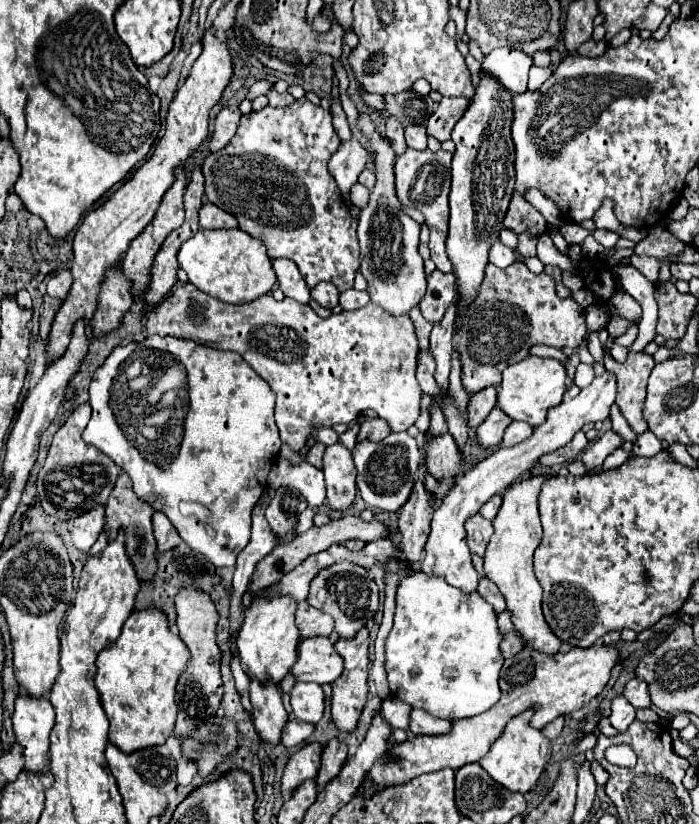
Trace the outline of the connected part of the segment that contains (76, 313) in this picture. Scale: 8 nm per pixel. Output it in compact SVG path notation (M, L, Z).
M207 30L203 36L203 52L195 60L189 78L177 90L171 102L165 134L161 142L157 144L153 156L145 164L141 164L135 170L135 174L119 190L115 190L101 206L87 212L87 216L83 218L75 234L75 240L73 240L75 260L71 266L73 286L51 324L49 342L47 342L47 362L53 362L59 356L63 356L71 340L73 324L77 320L85 320L85 334L87 334L87 340L91 340L93 334L91 334L89 320L95 312L97 292L99 292L103 274L125 256L131 240L137 238L137 234L141 234L141 230L153 220L157 212L157 204L161 204L163 192L169 188L169 184L173 184L173 170L177 166L183 166L191 158L191 152L207 138L209 112L219 102L225 86L231 80L231 74L233 74L233 56L227 44L219 44L215 36L211 34L211 30Z

